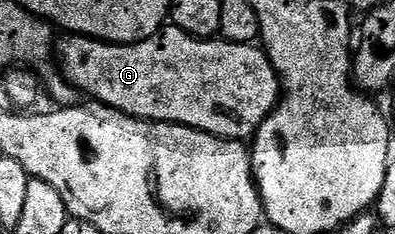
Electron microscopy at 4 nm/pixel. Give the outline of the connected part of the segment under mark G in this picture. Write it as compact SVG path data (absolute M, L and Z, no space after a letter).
M165 24L149 38L141 40L136 44L110 44L107 41L93 40L87 36L77 36L74 34L64 35L55 44L55 62L58 62L58 71L62 74L66 82L80 93L87 93L90 99L96 100L100 104L108 105L117 109L127 116L135 116L143 120L153 120L156 123L173 123L185 125L188 128L195 128L201 132L207 132L211 136L225 137L227 140L247 140L250 139L256 130L263 124L268 114L276 107L281 95L281 81L276 74L275 67L272 66L266 51L258 45L229 43L222 38L212 38L210 40L197 39L188 32L181 30L172 24Z

